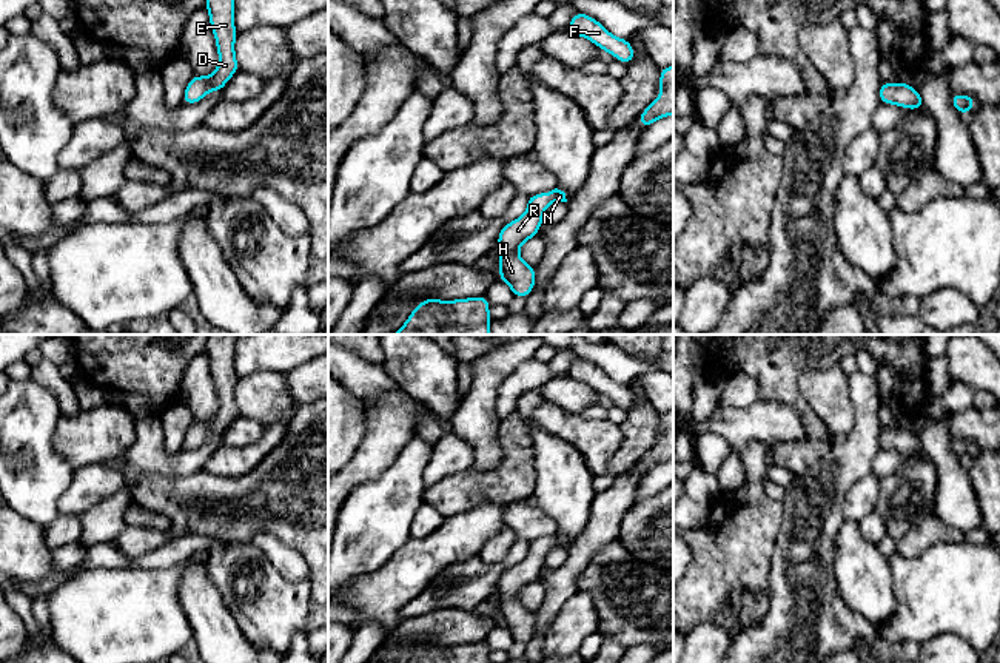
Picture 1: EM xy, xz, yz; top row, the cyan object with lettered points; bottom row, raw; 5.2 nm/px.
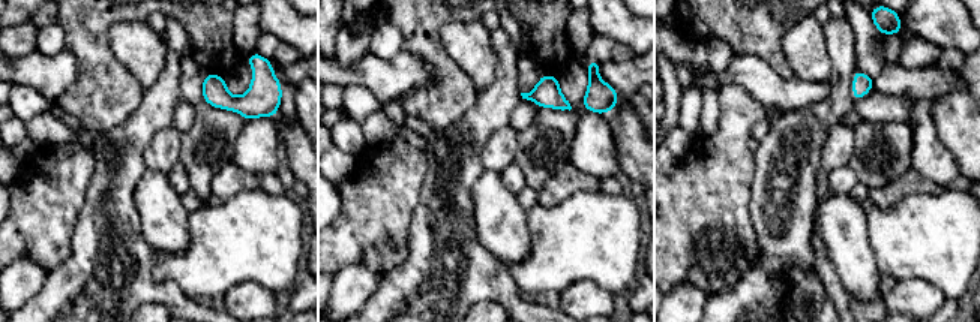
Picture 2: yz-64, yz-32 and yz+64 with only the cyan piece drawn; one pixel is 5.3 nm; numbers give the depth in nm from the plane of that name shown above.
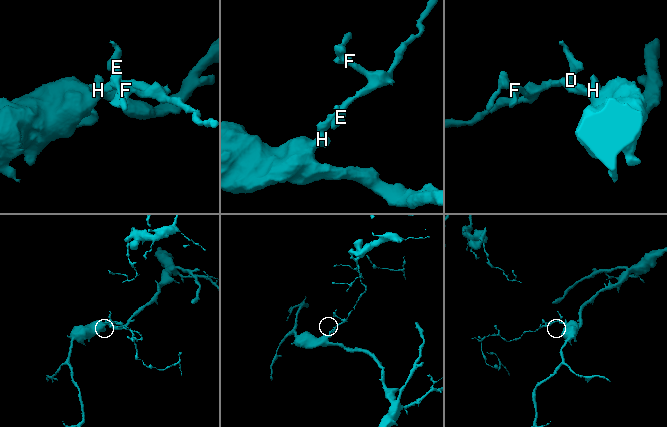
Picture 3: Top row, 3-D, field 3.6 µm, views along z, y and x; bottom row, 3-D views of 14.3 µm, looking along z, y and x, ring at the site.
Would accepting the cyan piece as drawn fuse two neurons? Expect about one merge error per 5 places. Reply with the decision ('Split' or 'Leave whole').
Leave whole

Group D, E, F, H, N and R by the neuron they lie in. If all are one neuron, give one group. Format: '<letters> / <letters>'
D E F H N R

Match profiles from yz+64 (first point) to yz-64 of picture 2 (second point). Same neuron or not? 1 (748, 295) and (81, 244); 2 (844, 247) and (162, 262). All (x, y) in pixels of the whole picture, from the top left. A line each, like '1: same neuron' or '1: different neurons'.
1: same neuron
2: different neurons

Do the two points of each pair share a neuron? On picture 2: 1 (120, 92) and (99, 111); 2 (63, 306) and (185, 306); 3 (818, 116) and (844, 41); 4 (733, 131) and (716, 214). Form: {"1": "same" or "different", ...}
{"1": "same", "2": "same", "3": "same", "4": "same"}

